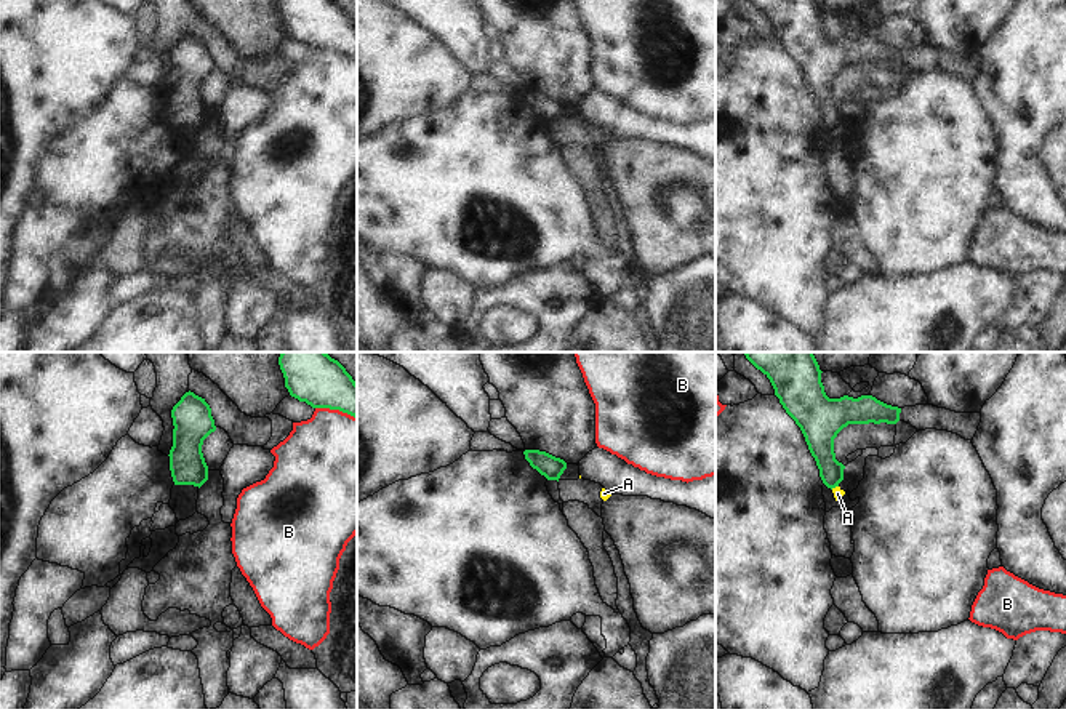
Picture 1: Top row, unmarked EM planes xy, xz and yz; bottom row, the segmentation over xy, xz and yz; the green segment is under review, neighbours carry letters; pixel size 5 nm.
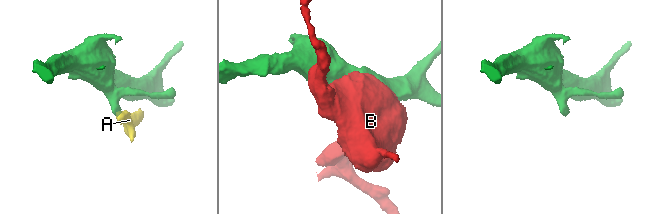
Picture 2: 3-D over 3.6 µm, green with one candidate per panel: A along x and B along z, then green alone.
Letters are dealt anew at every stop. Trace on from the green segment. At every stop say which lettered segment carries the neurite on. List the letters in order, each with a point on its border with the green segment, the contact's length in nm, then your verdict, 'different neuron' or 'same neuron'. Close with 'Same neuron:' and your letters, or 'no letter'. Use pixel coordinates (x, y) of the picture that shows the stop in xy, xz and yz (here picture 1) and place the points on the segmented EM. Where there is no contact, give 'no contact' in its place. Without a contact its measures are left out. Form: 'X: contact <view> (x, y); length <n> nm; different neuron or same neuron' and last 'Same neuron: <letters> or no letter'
A: contact yz (834, 487); length 40 nm; different neuron
B: contact xy (336, 408); length 220 nm; different neuron
Same neuron: no letter

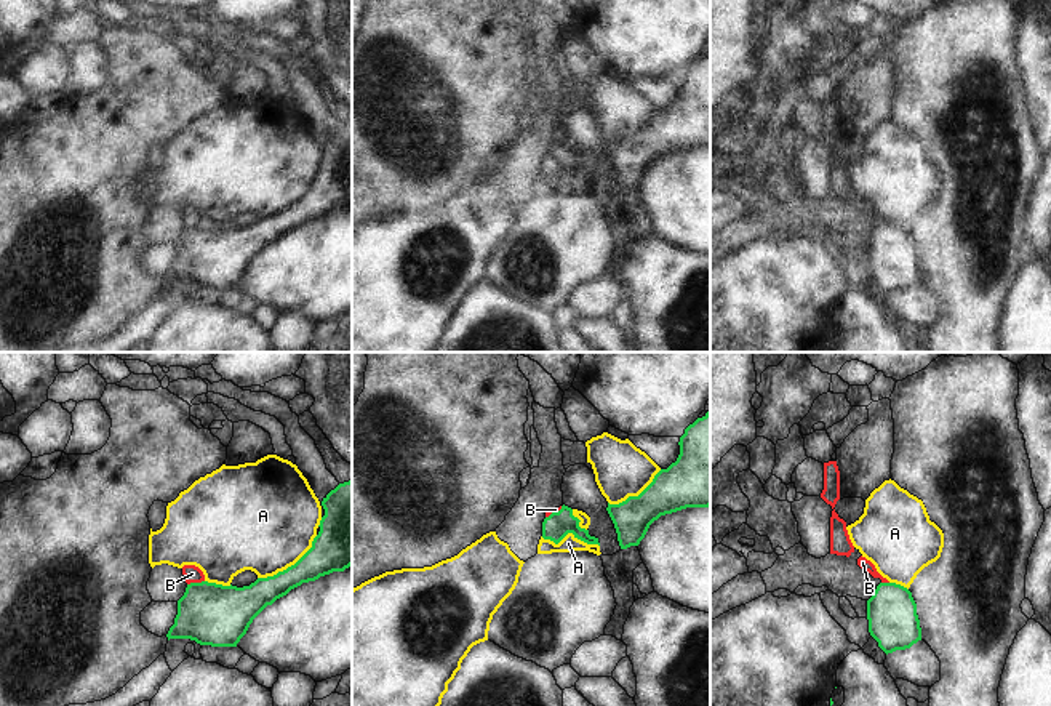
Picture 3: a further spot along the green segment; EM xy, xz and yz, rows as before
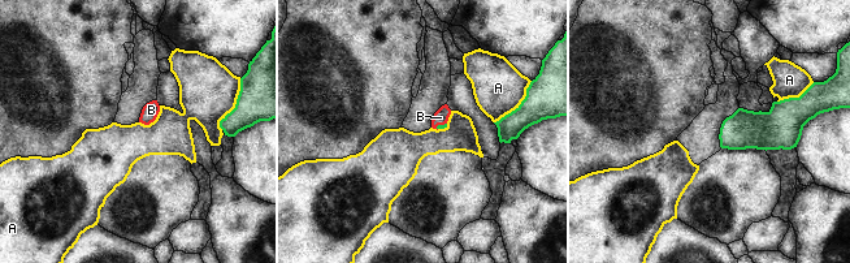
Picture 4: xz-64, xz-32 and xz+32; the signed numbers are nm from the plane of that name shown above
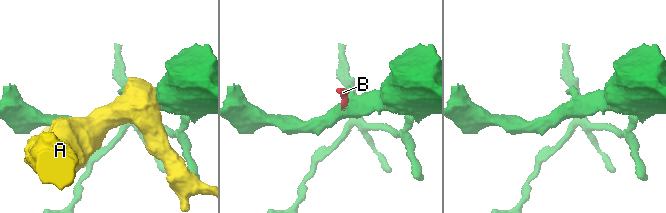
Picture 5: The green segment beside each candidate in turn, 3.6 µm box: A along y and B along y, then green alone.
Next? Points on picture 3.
A: contact xy (291, 565); length 380 nm; different neuron
B: contact xy (195, 583); length 90 nm; same neuron
Same neuron: B

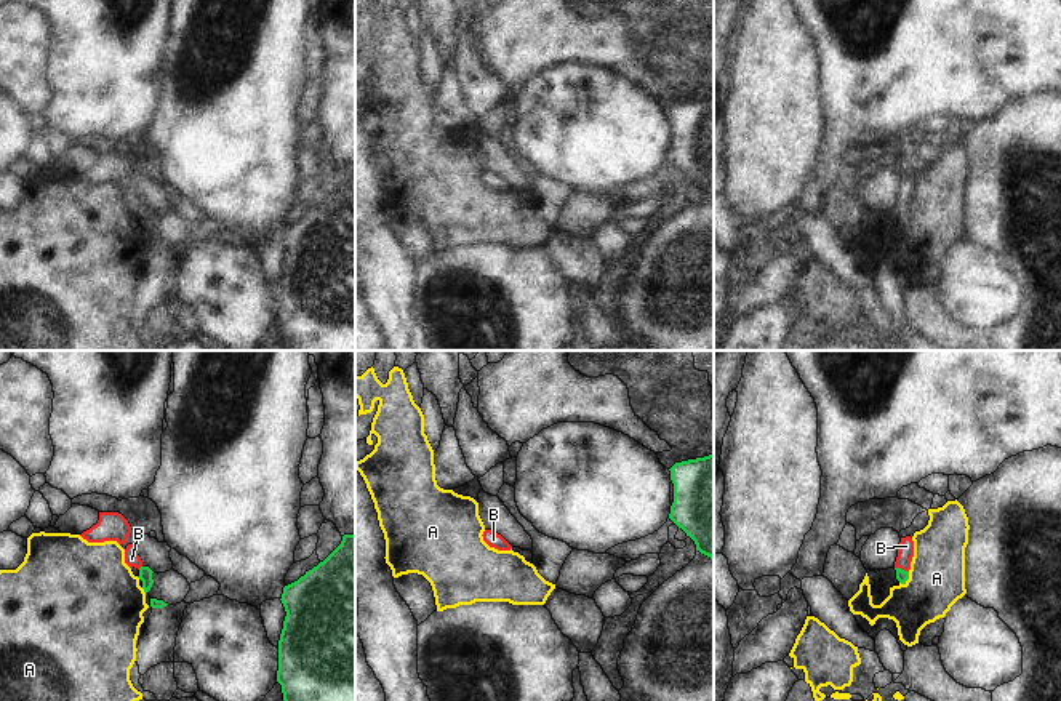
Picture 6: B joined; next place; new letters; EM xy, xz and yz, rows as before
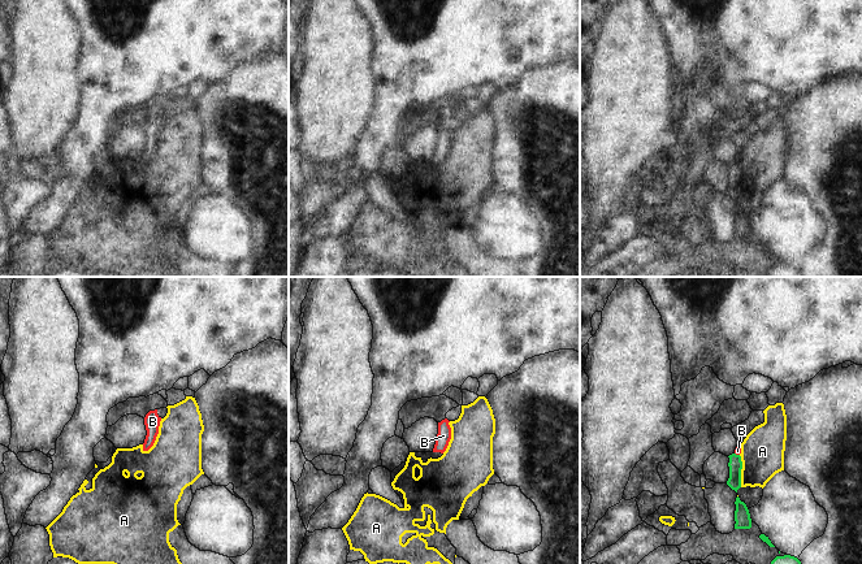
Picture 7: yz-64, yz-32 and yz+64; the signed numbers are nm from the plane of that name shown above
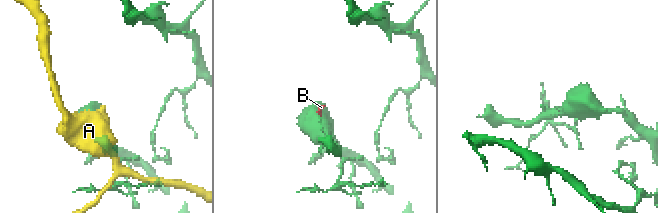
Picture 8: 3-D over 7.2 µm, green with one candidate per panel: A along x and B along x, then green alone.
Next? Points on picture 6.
A: contact yz (908, 578); length 80 nm; different neuron
B: contact yz (900, 568); length 80 nm; same neuron
Same neuron: B

